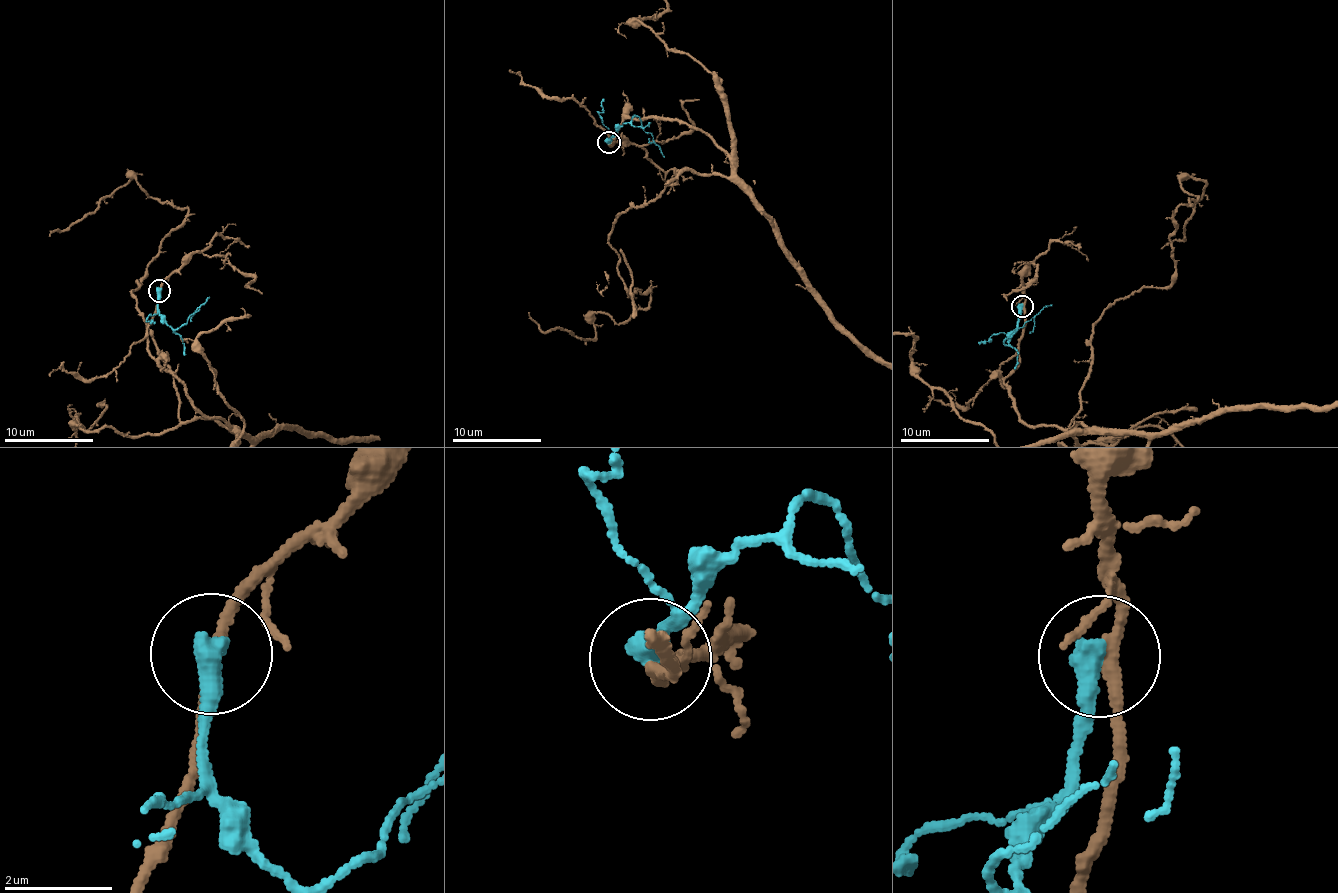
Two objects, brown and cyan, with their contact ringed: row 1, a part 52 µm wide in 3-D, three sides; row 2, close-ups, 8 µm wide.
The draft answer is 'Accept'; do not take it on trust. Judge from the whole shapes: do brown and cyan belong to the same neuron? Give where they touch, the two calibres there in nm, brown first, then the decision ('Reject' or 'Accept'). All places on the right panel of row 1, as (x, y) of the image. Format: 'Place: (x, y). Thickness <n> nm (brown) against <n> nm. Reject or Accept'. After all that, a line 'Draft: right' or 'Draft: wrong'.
Place: (1022, 306). Thickness 220 nm (brown) against 460 nm. Reject
Draft: wrong

